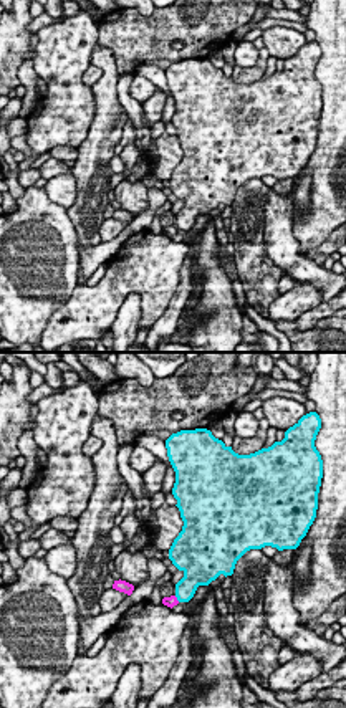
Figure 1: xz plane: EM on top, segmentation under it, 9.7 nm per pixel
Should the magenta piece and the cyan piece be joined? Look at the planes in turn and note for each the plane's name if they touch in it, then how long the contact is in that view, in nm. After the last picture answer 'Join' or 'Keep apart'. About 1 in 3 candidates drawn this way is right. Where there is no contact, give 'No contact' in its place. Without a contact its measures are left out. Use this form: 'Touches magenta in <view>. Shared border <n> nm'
Touches magenta in xz. Shared border 80 nm

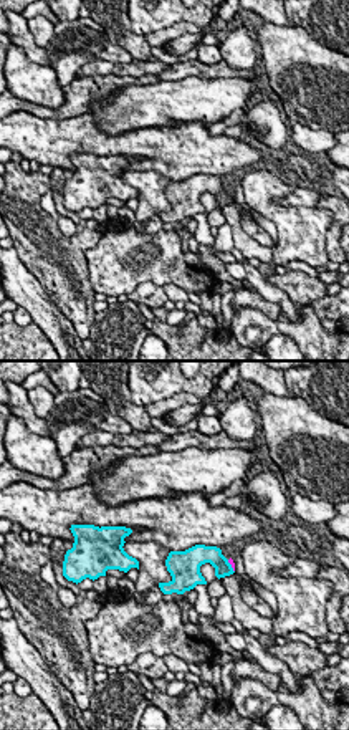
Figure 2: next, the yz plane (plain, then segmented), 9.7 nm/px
Touches magenta in yz. Shared border 140 nm

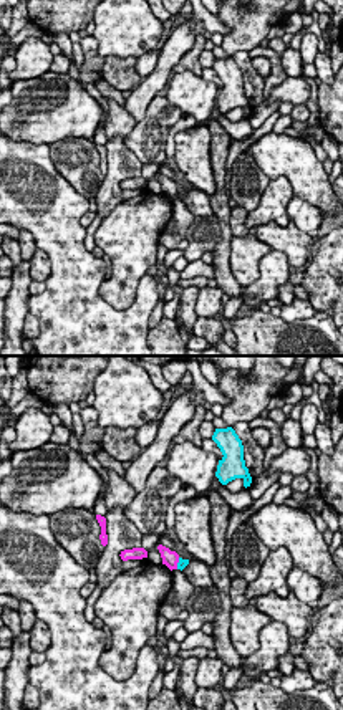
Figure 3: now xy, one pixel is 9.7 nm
Touches magenta in xy. Shared border 120 nm

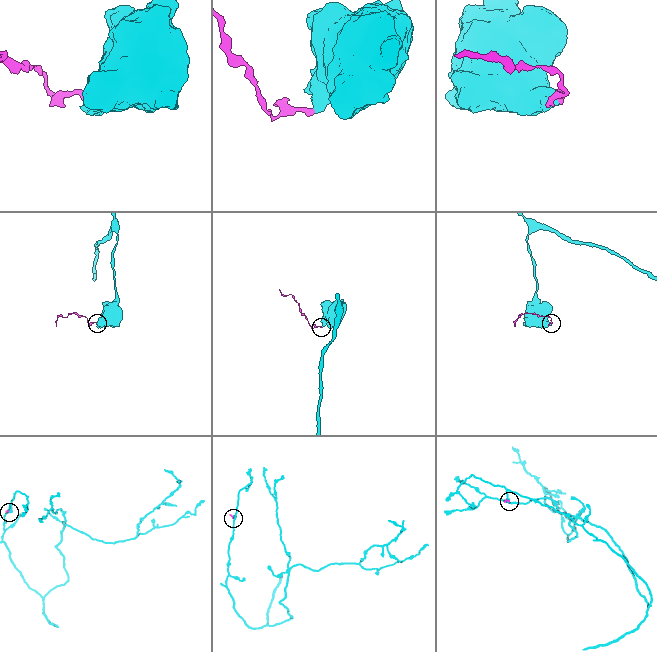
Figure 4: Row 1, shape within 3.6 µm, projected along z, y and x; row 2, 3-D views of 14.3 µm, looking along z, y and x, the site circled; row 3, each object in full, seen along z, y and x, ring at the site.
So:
Keep apart

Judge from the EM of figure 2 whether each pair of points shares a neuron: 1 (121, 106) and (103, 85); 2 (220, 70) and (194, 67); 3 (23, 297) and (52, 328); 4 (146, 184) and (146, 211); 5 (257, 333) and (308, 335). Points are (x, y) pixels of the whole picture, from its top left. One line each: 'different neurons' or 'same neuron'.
1: different neurons
2: same neuron
3: same neuron
4: same neuron
5: same neuron

